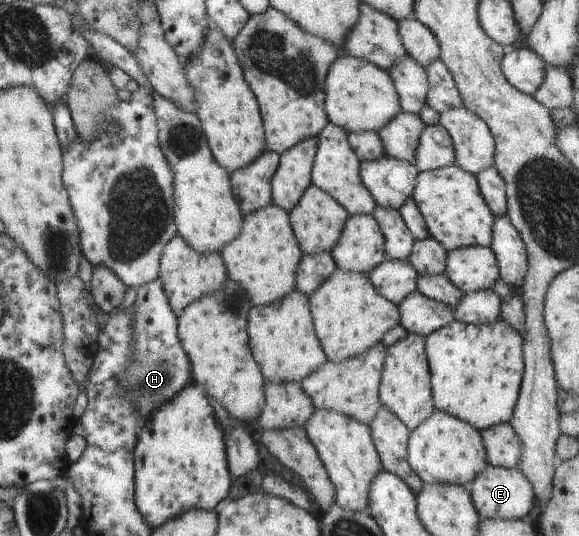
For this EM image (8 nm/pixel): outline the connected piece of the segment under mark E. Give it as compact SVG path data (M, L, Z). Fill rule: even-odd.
M487 465L468 487L478 514L491 520L519 520L530 519L535 504L535 496L531 482L517 468L508 469Z

